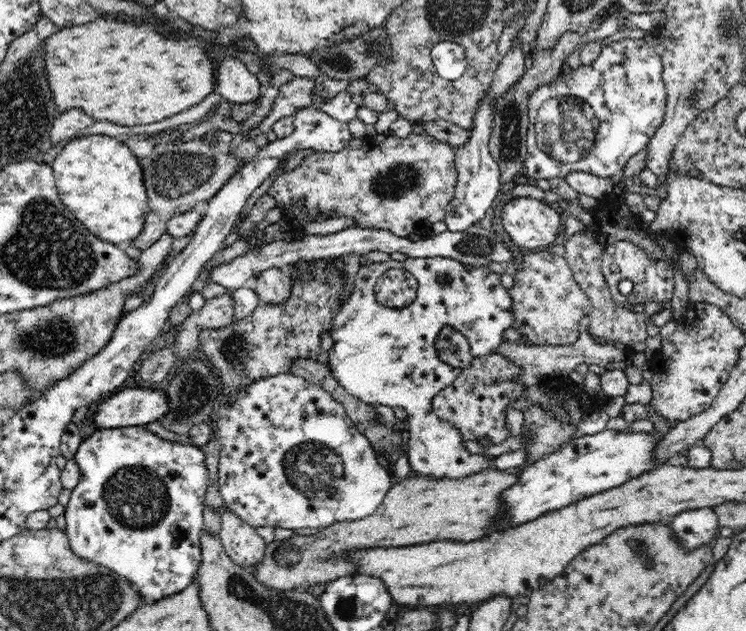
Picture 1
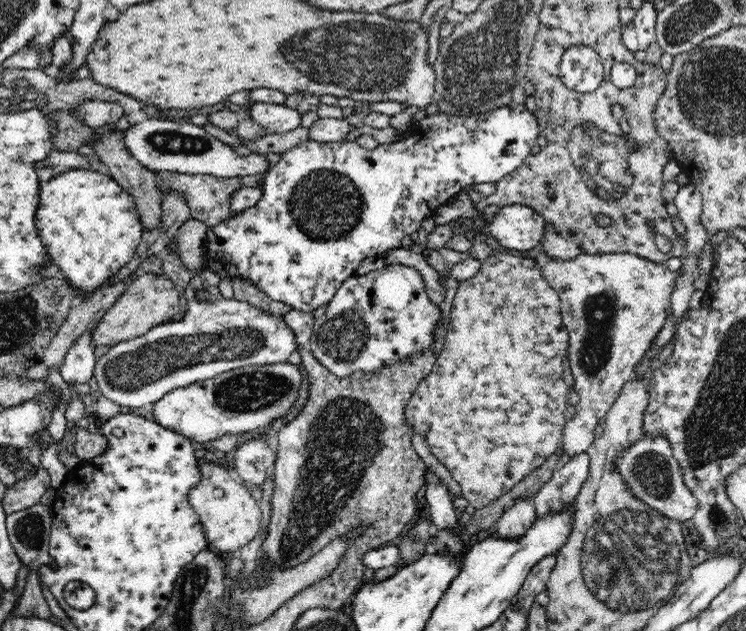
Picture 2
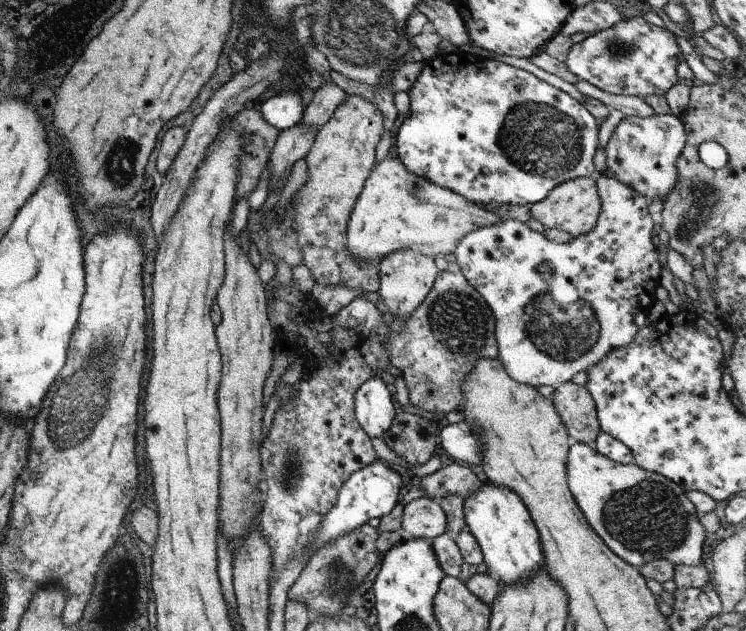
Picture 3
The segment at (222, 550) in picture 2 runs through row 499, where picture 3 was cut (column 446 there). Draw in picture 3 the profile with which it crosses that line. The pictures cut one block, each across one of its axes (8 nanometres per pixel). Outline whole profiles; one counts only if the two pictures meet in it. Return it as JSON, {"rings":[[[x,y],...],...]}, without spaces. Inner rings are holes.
{"rings":[[[396,156],[385,157],[371,167],[361,192],[351,208],[345,228],[345,250],[349,252],[353,262],[365,262],[369,266],[378,266],[381,258],[385,258],[387,254],[396,250],[416,250],[435,259],[453,254],[457,242],[465,238],[465,234],[498,222],[501,222],[501,219],[497,214],[486,211],[480,205],[473,204],[450,190],[439,188],[432,182],[427,182],[425,178],[411,174]]]}

